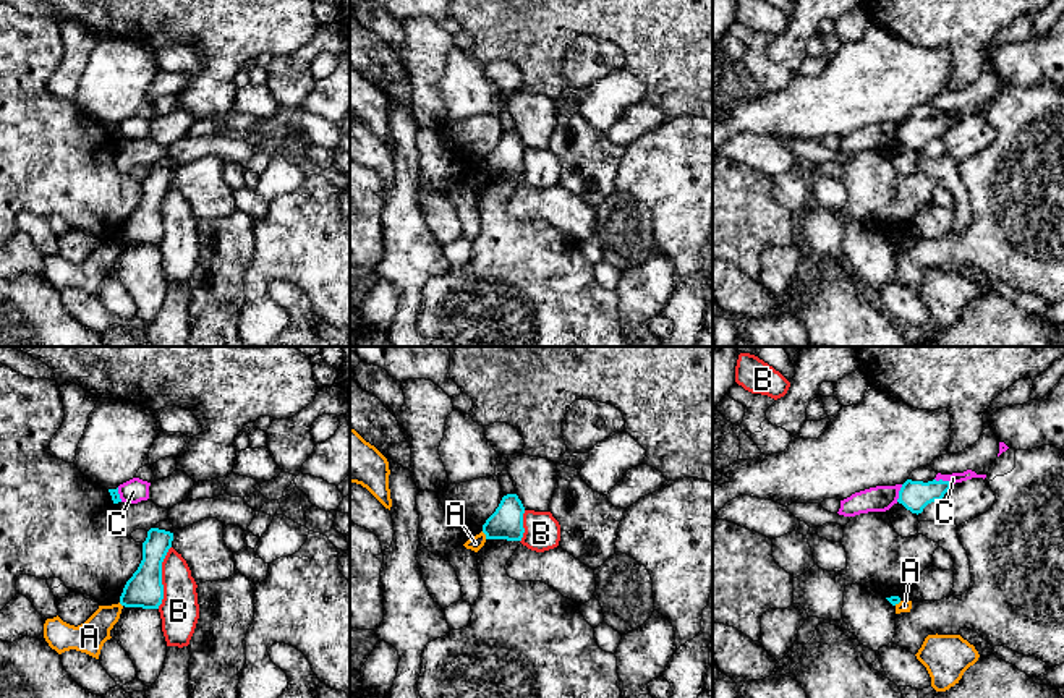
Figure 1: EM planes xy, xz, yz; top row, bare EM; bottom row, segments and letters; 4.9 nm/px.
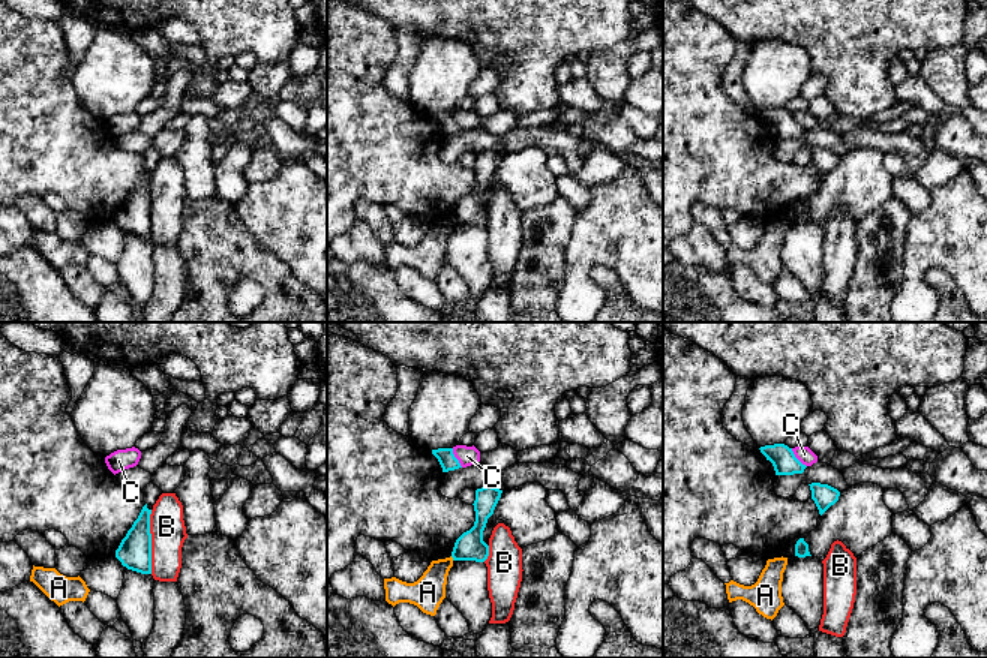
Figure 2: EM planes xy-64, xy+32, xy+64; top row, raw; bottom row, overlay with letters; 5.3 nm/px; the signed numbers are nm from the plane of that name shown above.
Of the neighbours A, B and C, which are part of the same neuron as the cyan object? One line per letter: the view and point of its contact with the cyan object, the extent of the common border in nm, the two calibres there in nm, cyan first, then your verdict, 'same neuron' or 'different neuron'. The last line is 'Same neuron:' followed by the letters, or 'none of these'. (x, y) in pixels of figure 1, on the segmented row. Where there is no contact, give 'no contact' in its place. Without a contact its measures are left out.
A: xz (485, 533) | 50 nm | 160/70 nm | different neuron
B: xy (161, 577) | 320 nm | 180/190 nm | different neuron
C: yz (941, 480) | 90 nm | 150/50 nm | different neuron
Same neuron: none of these

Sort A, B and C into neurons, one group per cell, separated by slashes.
A / B / C

